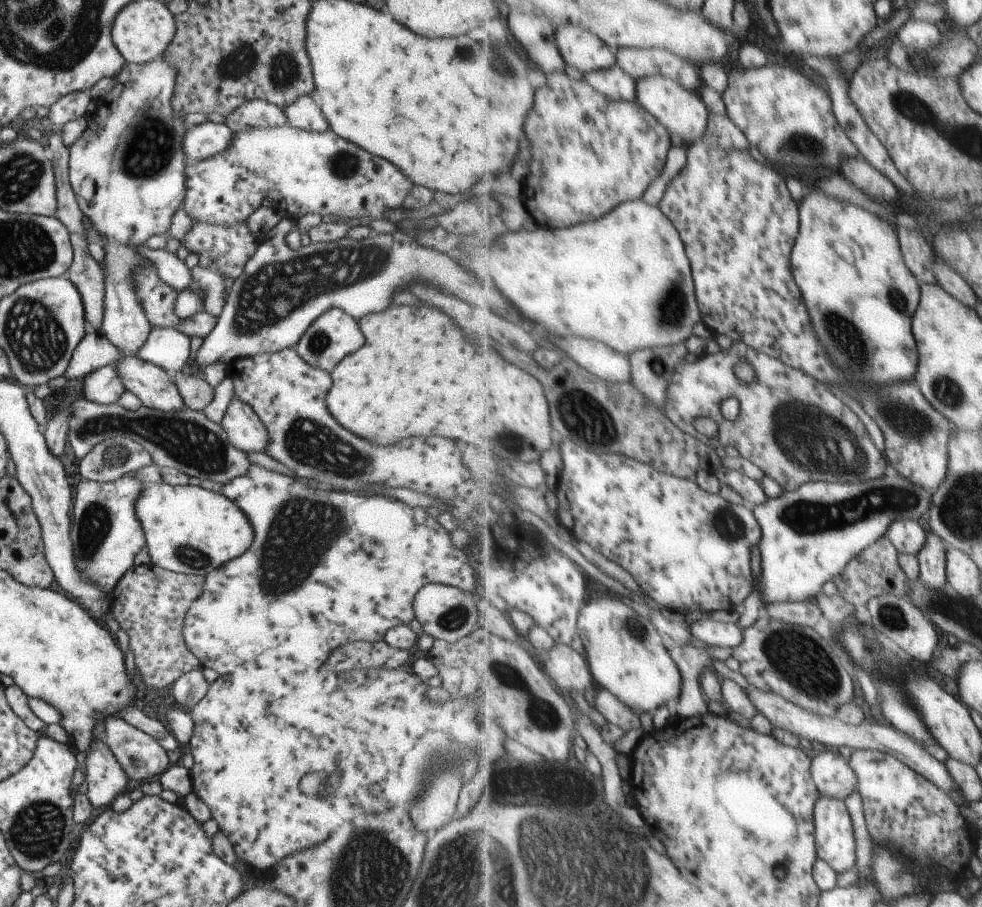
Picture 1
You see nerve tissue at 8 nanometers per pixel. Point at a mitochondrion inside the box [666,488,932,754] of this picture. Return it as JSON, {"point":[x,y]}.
{"point":[799,660]}

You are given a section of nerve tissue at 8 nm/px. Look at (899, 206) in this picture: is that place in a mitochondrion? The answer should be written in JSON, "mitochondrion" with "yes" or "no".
{"mitochondrion":"no"}

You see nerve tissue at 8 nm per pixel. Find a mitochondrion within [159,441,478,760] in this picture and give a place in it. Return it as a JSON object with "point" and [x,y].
{"point":[305,528]}

